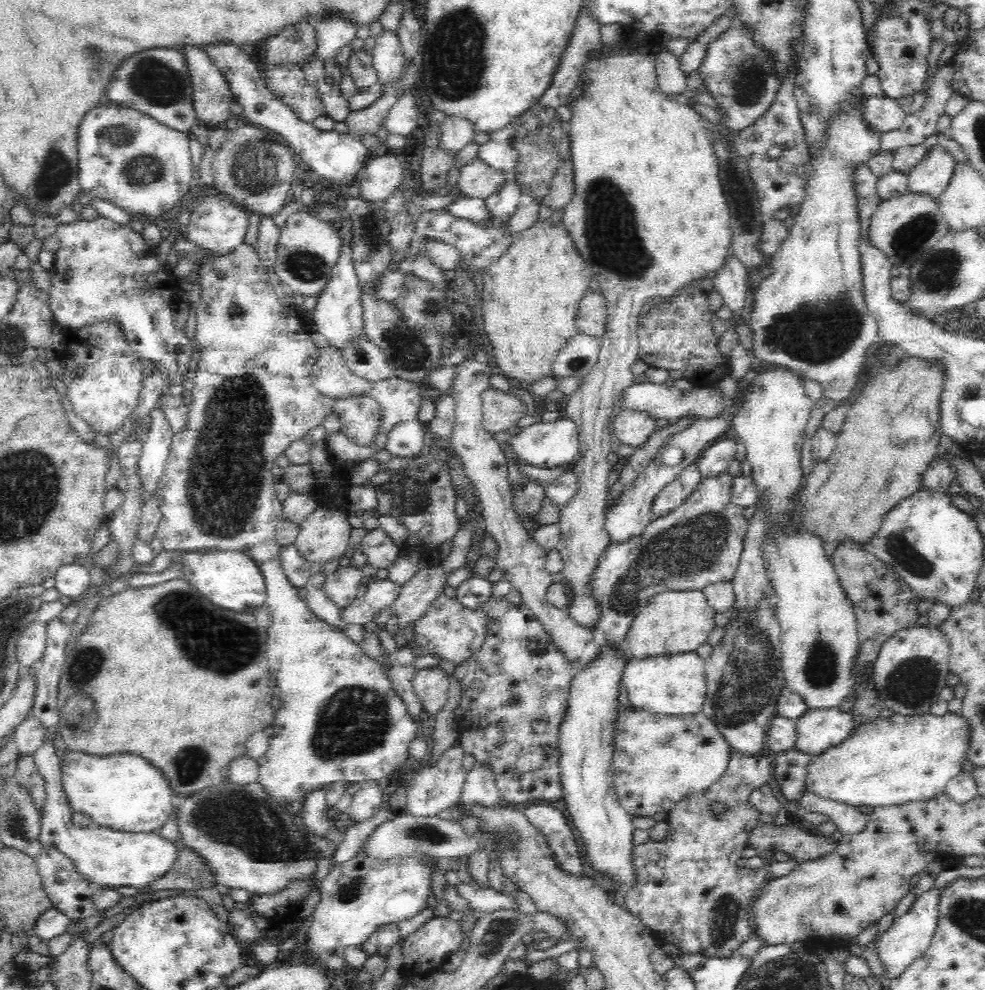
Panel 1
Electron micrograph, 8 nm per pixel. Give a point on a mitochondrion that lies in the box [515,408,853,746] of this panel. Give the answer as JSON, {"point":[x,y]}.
{"point":[697,543]}

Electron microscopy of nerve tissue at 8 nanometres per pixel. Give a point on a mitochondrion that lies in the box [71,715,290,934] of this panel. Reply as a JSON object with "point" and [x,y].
{"point":[191,763]}

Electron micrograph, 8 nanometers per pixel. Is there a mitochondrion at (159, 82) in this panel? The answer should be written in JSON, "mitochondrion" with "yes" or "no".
{"mitochondrion":"yes"}

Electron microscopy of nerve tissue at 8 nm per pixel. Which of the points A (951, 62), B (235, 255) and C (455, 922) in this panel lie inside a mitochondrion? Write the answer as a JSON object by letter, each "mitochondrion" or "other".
{"A":"other","B":"other","C":"other"}

